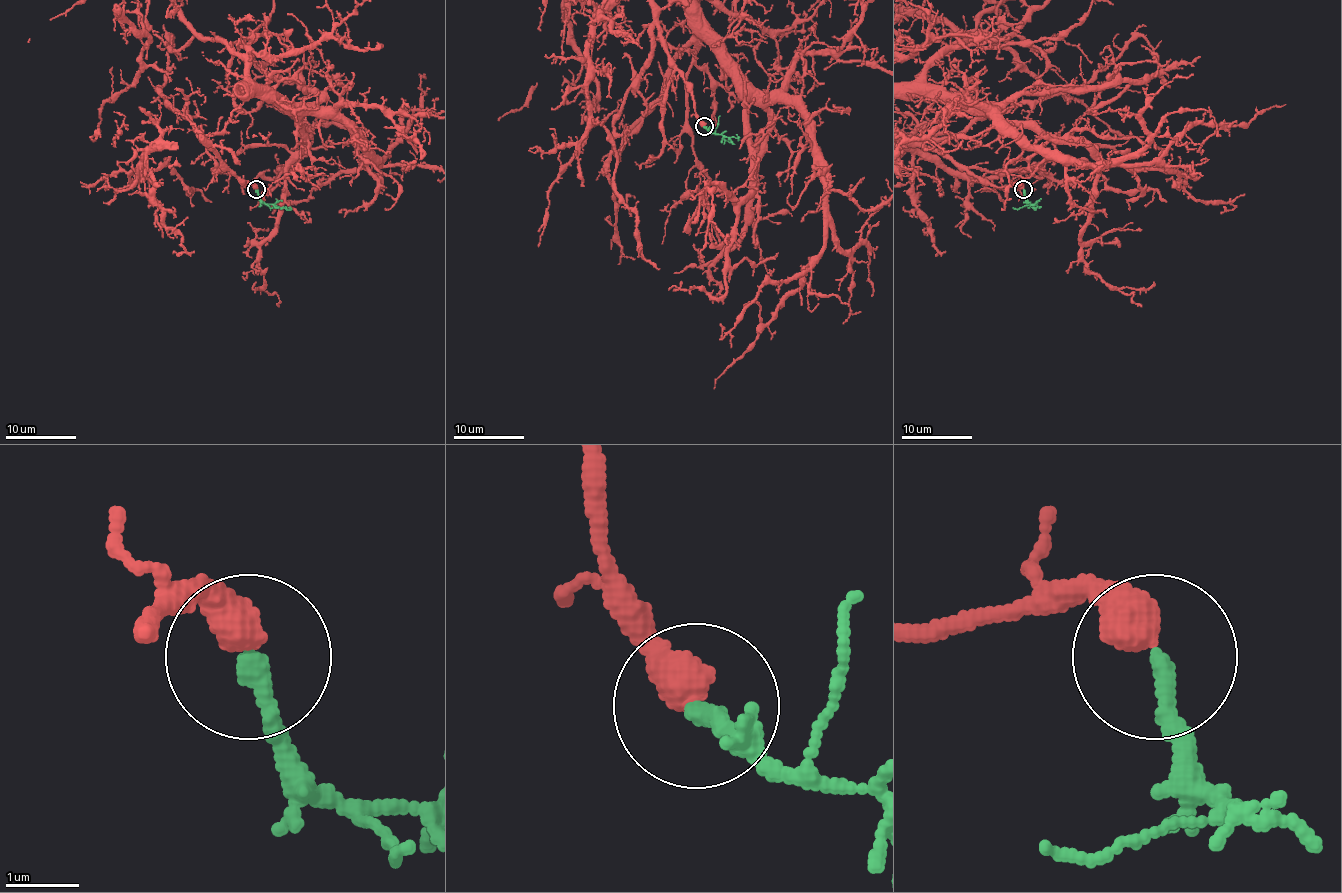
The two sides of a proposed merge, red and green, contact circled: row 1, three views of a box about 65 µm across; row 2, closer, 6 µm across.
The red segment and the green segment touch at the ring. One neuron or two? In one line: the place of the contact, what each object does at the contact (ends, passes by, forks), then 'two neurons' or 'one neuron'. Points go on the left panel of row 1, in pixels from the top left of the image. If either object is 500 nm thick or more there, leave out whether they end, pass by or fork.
place (256, 189); one neuron

